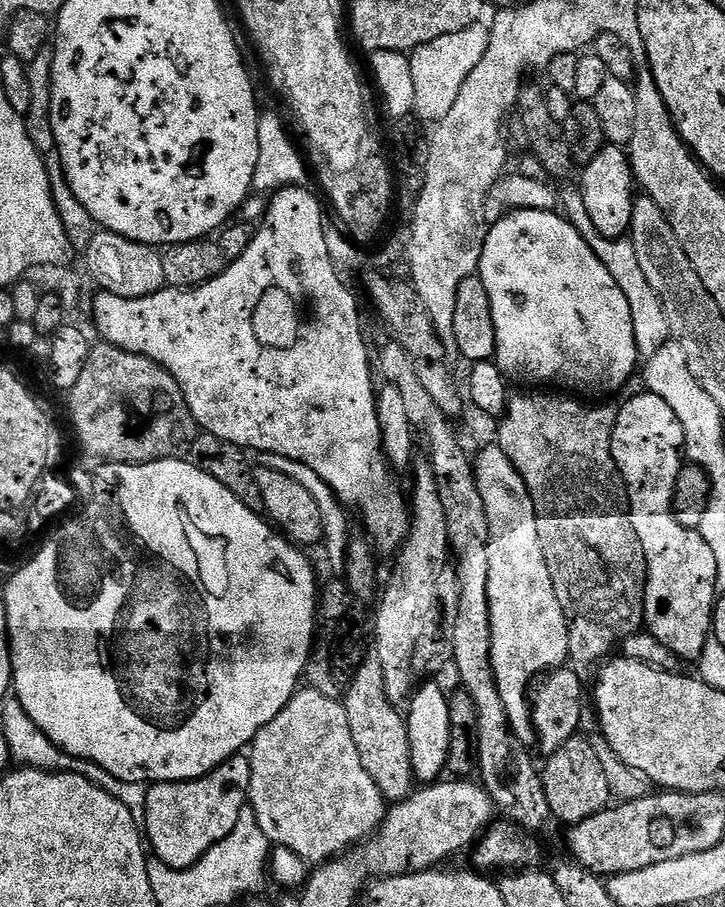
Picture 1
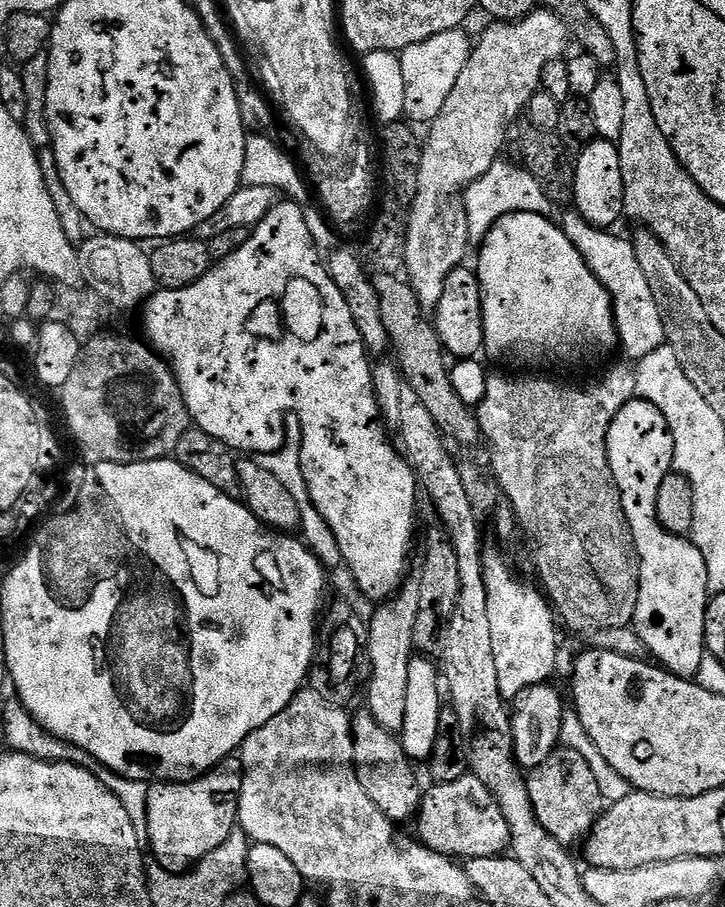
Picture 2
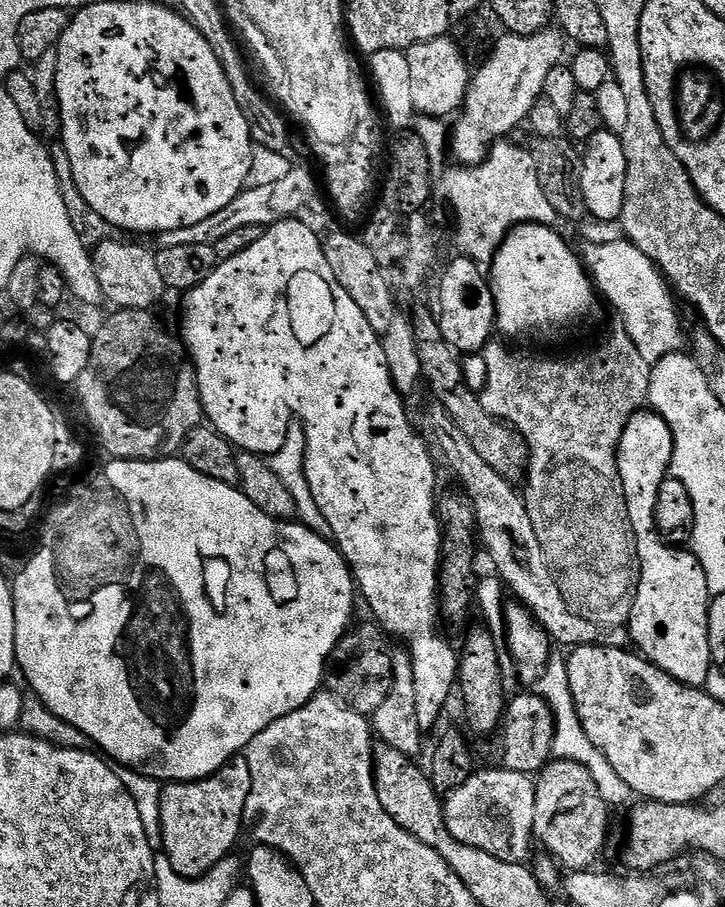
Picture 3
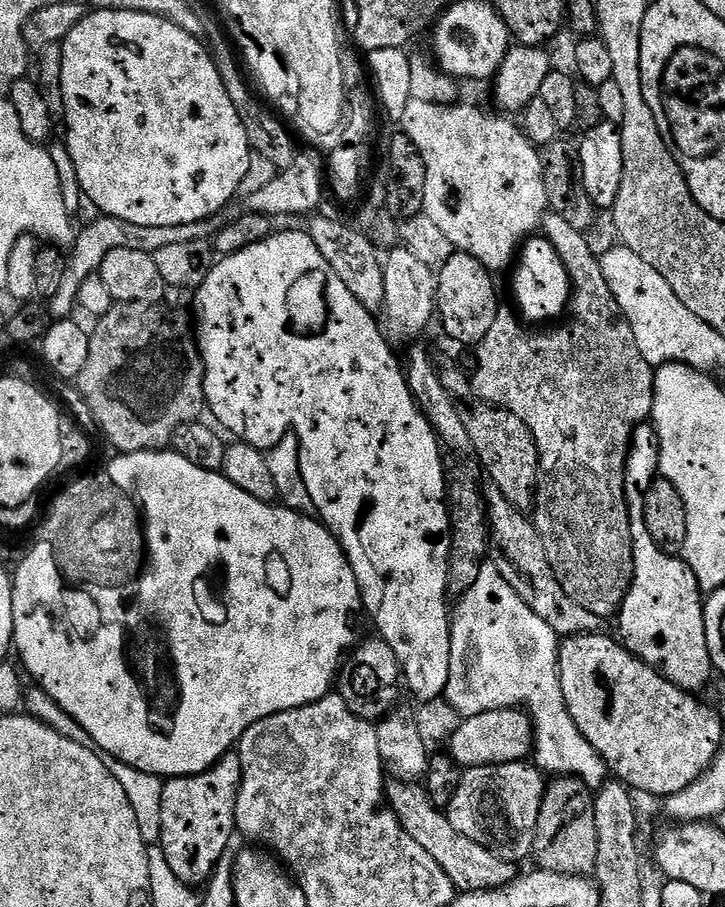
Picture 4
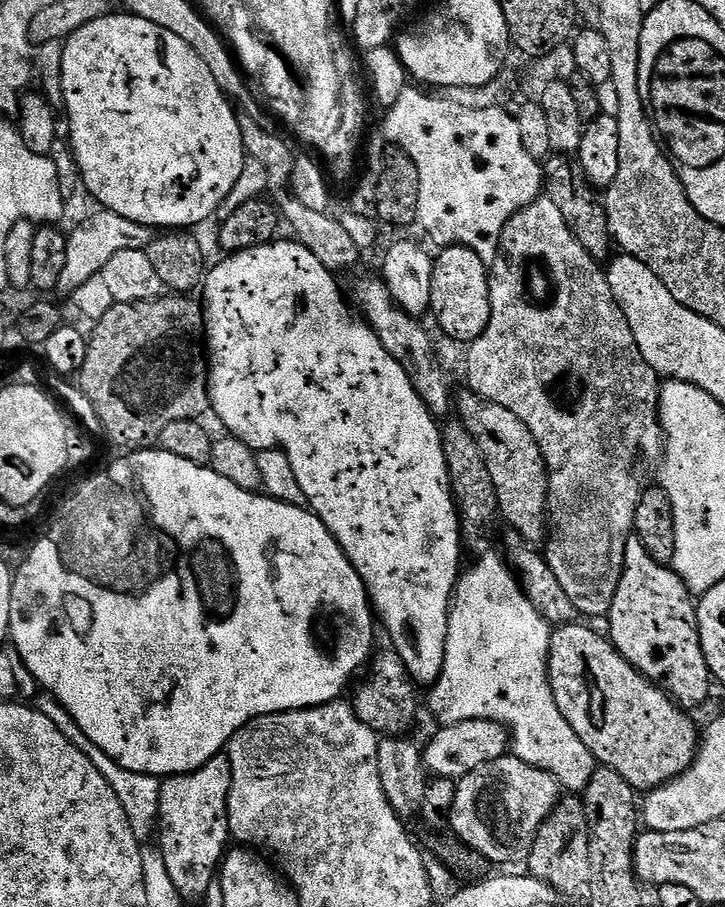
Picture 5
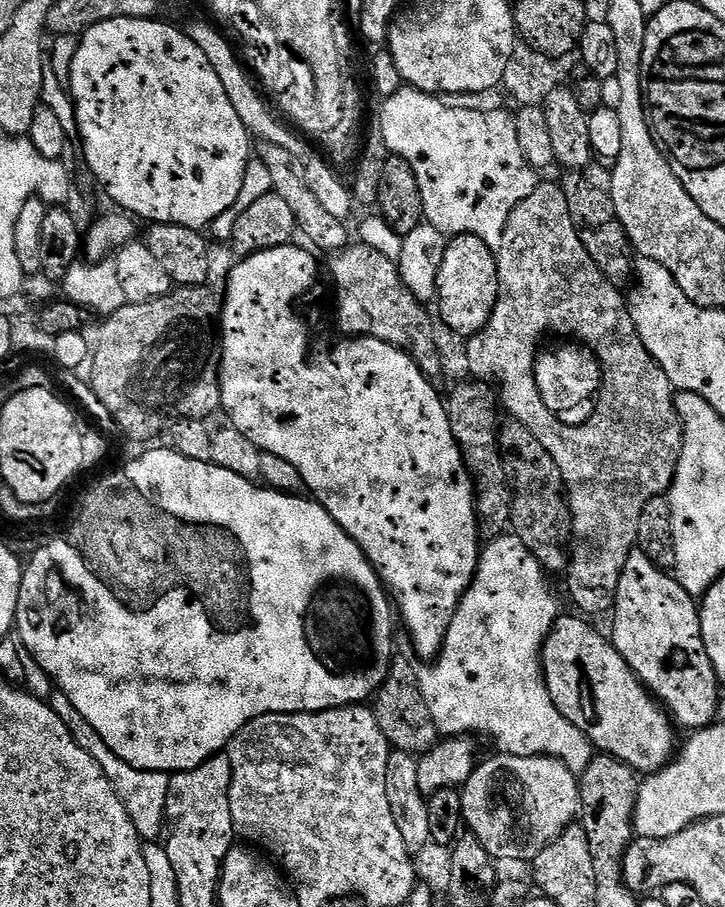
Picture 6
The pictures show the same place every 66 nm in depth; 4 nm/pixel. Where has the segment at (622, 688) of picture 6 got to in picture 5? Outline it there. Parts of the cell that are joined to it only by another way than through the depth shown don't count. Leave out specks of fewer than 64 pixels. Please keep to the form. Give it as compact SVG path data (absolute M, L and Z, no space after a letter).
M573 622L569 624L561 624L552 633L552 640L548 646L548 685L552 687L554 702L558 706L558 710L562 714L562 718L566 718L566 722L570 722L570 726L574 730L574 734L578 734L578 738L582 738L582 742L591 750L593 756L603 767L613 768L618 774L622 774L622 778L626 778L626 782L630 782L630 786L637 790L651 790L660 787L667 780L673 780L674 777L682 775L688 767L692 765L692 760L696 757L698 747L698 728L696 732L696 724L691 720L689 713L681 708L663 687L652 685L653 681L644 673L637 670L634 665L621 656L620 652L612 645L611 639L599 636L592 628L587 628L581 622Z

